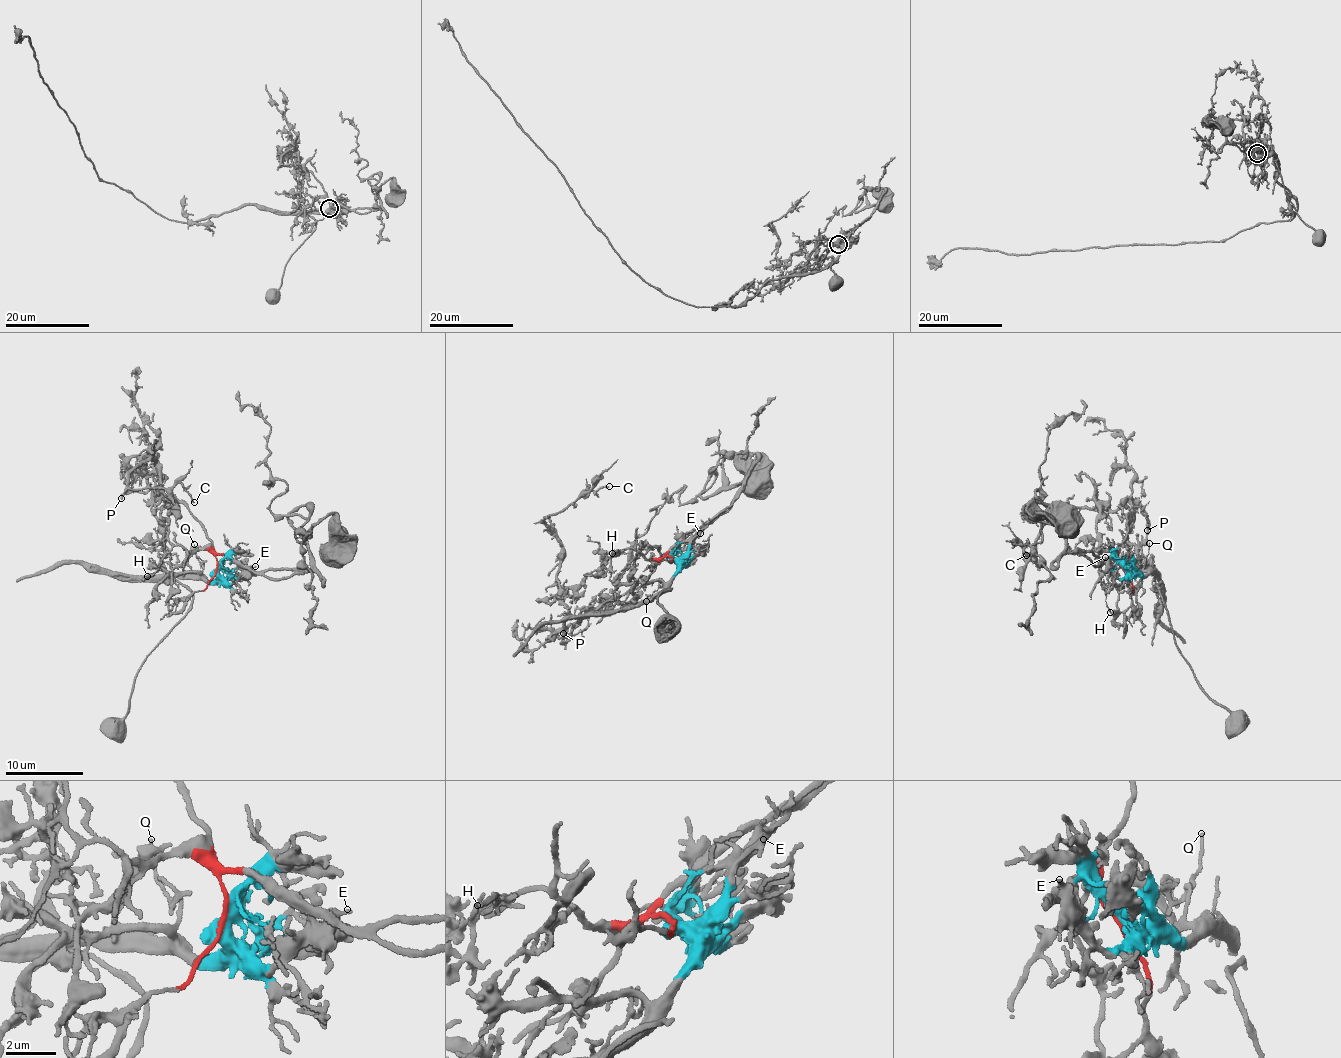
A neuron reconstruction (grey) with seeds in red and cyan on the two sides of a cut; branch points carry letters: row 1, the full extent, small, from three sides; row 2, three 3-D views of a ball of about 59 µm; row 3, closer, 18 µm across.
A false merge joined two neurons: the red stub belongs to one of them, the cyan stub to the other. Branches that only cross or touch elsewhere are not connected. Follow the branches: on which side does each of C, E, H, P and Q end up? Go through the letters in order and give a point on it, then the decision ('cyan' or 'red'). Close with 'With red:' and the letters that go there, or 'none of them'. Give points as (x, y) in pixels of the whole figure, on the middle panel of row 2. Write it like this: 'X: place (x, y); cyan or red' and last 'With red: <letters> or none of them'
C: place (609, 486); red
E: place (700, 533); cyan
H: place (612, 553); red
P: place (563, 633); red
Q: place (646, 601); cyan
With red: C, H, P

